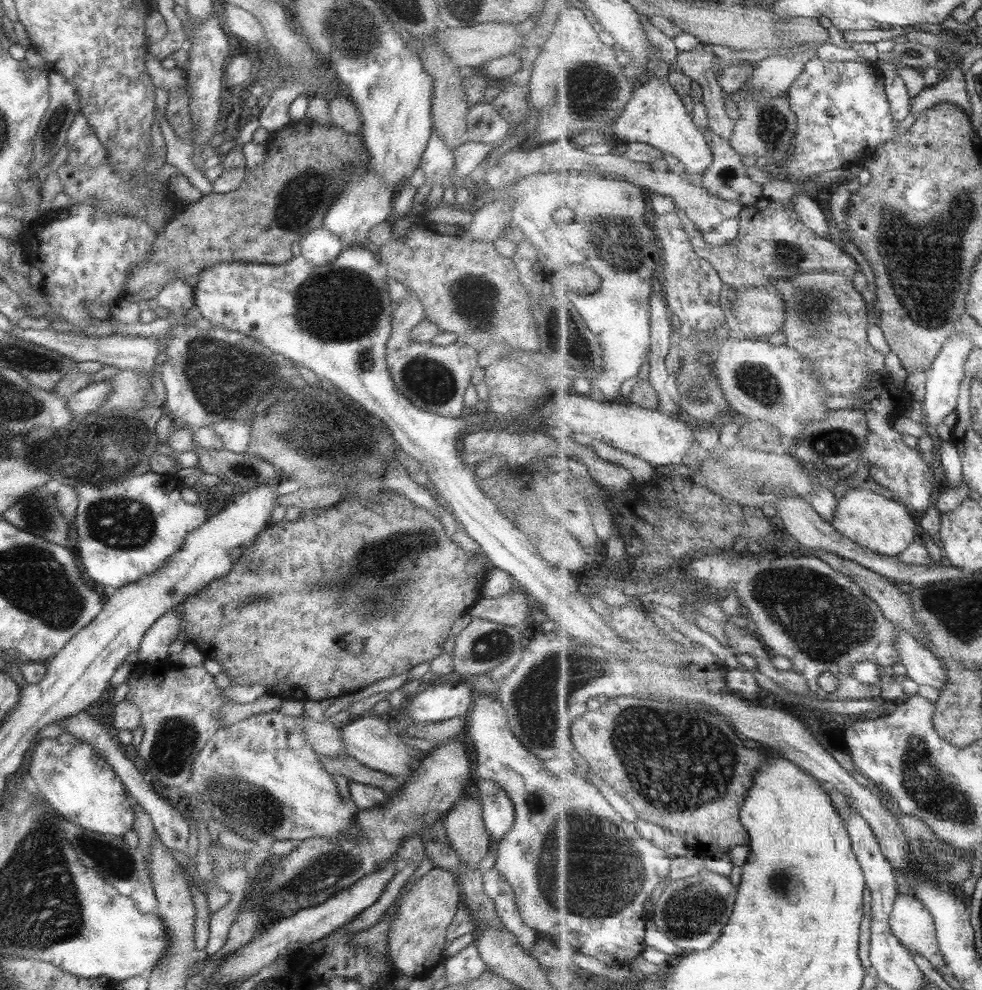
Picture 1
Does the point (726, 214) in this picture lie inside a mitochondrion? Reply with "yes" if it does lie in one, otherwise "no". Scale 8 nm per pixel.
no

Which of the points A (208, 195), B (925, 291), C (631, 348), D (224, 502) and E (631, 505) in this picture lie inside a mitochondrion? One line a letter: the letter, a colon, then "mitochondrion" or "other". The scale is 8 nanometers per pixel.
A: other
B: mitochondrion
C: other
D: other
E: other

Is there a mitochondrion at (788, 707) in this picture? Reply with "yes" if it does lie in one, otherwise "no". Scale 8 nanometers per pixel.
no

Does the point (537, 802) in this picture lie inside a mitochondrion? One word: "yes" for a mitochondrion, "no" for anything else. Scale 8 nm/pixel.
yes

